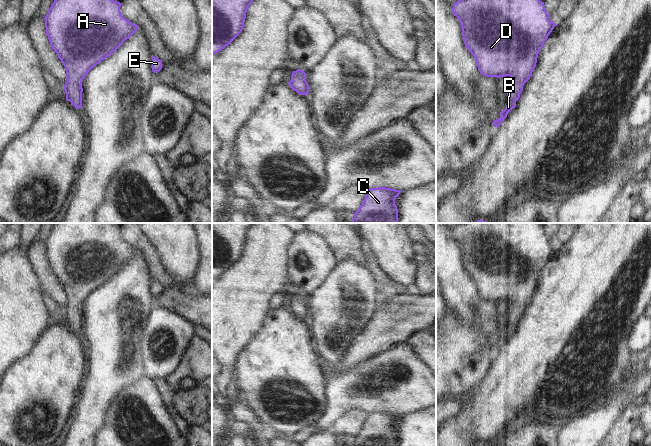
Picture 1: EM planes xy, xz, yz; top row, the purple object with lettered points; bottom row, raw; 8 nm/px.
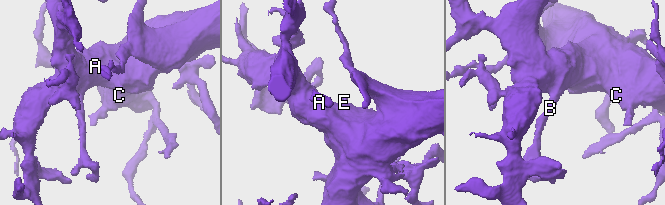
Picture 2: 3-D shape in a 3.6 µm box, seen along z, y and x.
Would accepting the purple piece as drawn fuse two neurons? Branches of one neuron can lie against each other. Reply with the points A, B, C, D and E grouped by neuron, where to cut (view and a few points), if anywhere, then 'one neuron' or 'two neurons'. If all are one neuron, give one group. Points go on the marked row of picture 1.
A B C D E; no cut; one neuron

